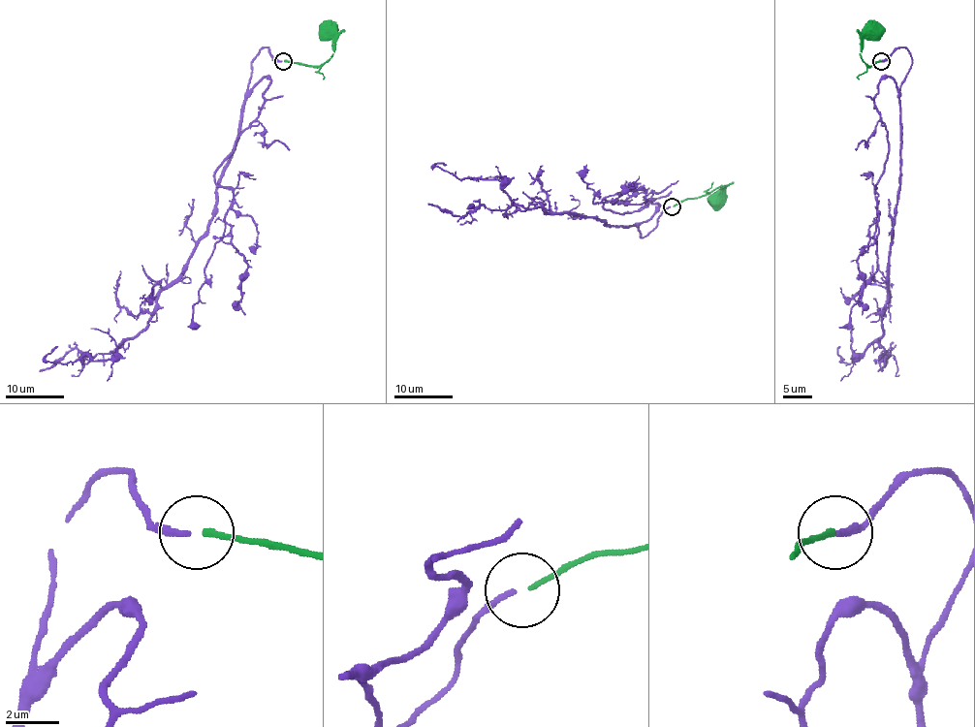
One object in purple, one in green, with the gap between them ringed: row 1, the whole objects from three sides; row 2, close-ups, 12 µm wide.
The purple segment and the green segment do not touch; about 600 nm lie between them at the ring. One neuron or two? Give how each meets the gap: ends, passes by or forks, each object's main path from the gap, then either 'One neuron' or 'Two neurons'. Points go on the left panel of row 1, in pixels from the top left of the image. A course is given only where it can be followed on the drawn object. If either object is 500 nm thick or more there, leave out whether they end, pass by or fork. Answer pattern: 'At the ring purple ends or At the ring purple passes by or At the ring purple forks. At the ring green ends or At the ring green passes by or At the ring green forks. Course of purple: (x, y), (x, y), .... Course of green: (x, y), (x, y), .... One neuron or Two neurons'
At the ring purple ends. At the ring green ends. Course of purple: (281, 61), (265, 47), (252, 62), (208, 233), (144, 329), (110, 359), (47, 361), (57, 346). Course of green: (284, 61), (320, 65), (334, 52), (334, 41), (326, 30). One neuron

